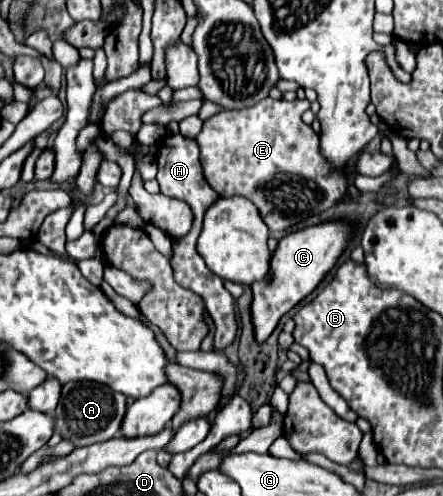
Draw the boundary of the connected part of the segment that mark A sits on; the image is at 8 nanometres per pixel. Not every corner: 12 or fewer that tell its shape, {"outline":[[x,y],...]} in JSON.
{"outline":[[67,382],[55,430],[75,448],[119,434],[127,398]]}

